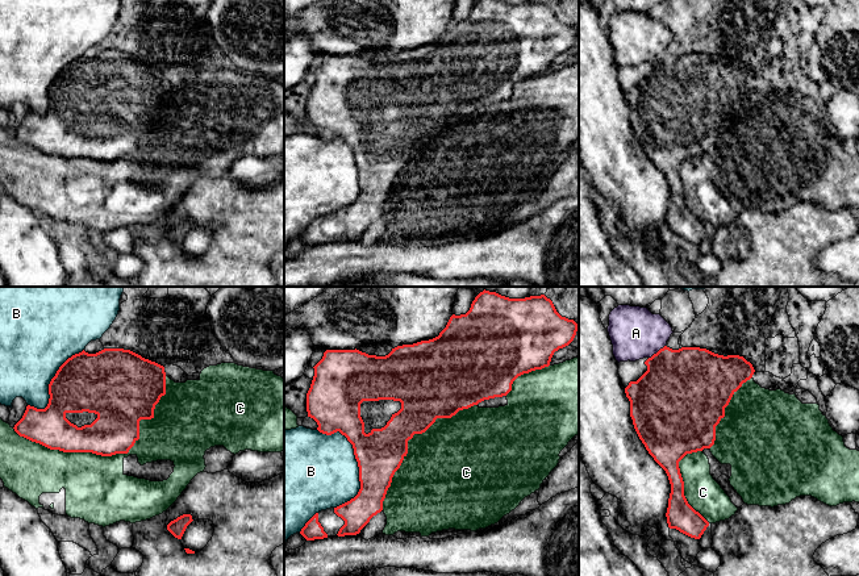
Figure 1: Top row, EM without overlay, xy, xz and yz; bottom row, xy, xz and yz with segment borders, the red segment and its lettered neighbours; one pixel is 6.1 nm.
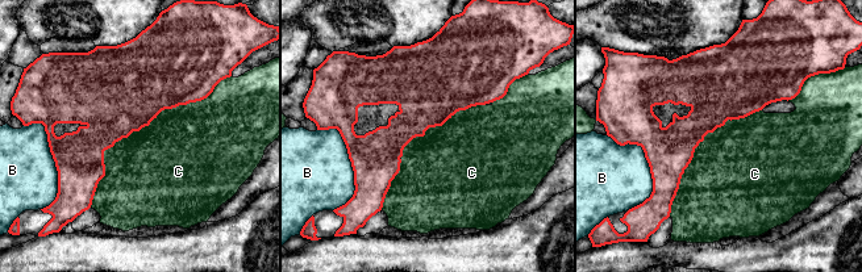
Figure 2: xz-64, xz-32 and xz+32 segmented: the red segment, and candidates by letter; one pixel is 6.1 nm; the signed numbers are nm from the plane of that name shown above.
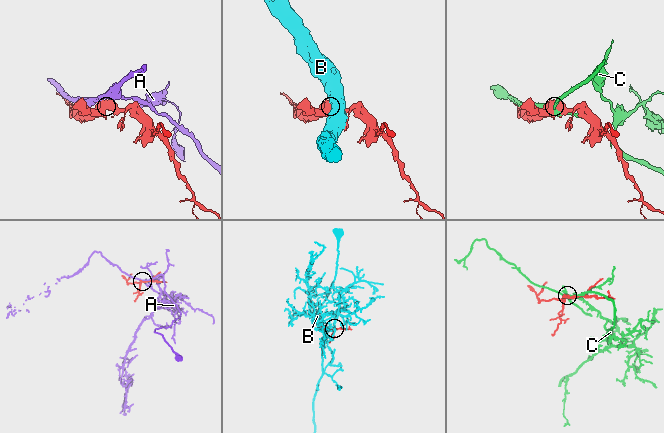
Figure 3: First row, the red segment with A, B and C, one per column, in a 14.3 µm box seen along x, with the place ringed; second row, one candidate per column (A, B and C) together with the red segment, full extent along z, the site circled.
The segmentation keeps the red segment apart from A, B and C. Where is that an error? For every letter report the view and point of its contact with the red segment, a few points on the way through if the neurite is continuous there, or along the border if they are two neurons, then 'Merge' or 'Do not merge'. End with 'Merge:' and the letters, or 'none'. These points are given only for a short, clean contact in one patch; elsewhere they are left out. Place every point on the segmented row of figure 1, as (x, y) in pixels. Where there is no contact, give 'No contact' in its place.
A: Touches red at yz (658, 351). Do not merge
B: Touches red at xz (357, 460). Do not merge
C: Touches red at xy (111, 455). Do not merge
Merge: none

